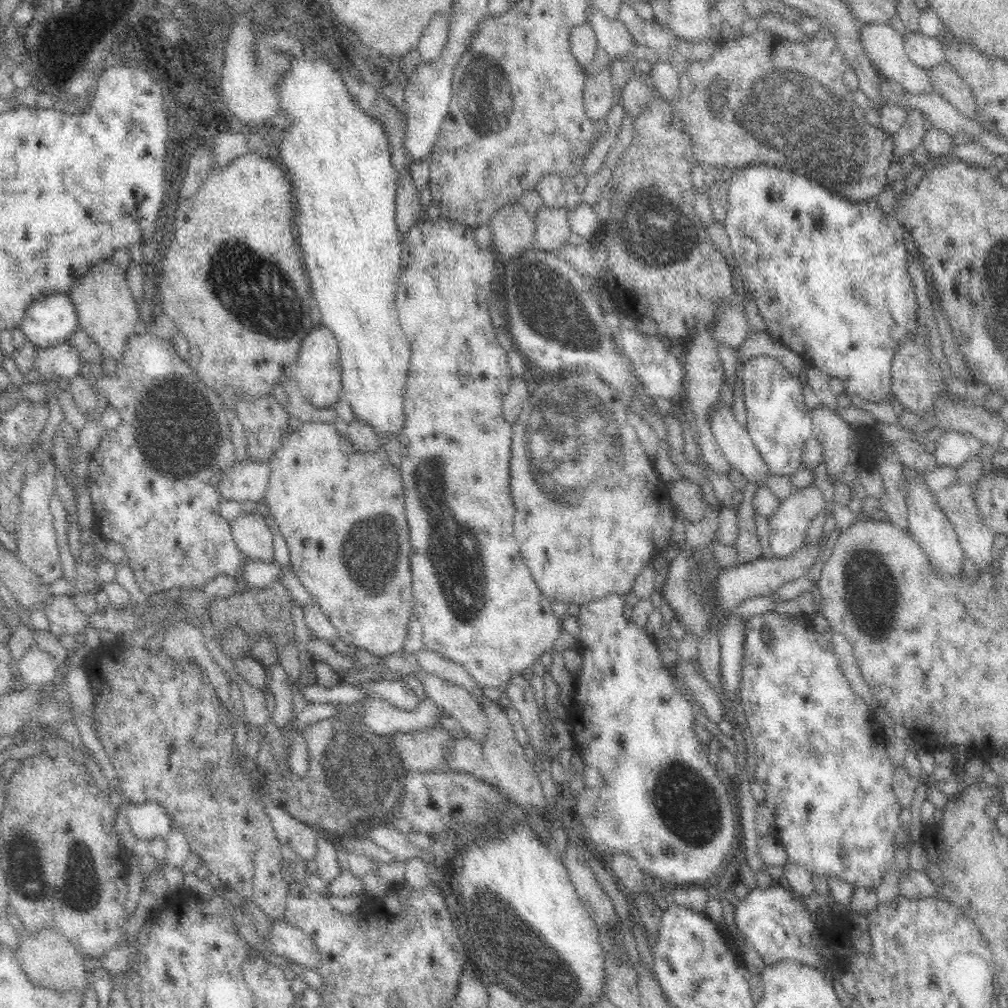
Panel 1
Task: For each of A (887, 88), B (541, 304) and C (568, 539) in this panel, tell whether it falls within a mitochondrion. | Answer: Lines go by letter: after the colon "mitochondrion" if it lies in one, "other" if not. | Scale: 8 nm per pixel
A: other
B: mitochondrion
C: other

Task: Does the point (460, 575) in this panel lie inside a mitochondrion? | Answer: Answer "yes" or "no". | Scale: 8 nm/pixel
yes

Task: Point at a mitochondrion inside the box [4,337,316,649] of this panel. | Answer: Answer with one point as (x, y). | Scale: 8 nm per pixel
(177, 436)

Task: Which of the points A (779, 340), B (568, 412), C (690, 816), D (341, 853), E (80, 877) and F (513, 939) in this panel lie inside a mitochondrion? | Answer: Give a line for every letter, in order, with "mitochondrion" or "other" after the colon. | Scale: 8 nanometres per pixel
A: other
B: mitochondrion
C: mitochondrion
D: other
E: mitochondrion
F: mitochondrion

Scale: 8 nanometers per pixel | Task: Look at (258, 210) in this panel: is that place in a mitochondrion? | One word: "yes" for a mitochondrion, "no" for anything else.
no

